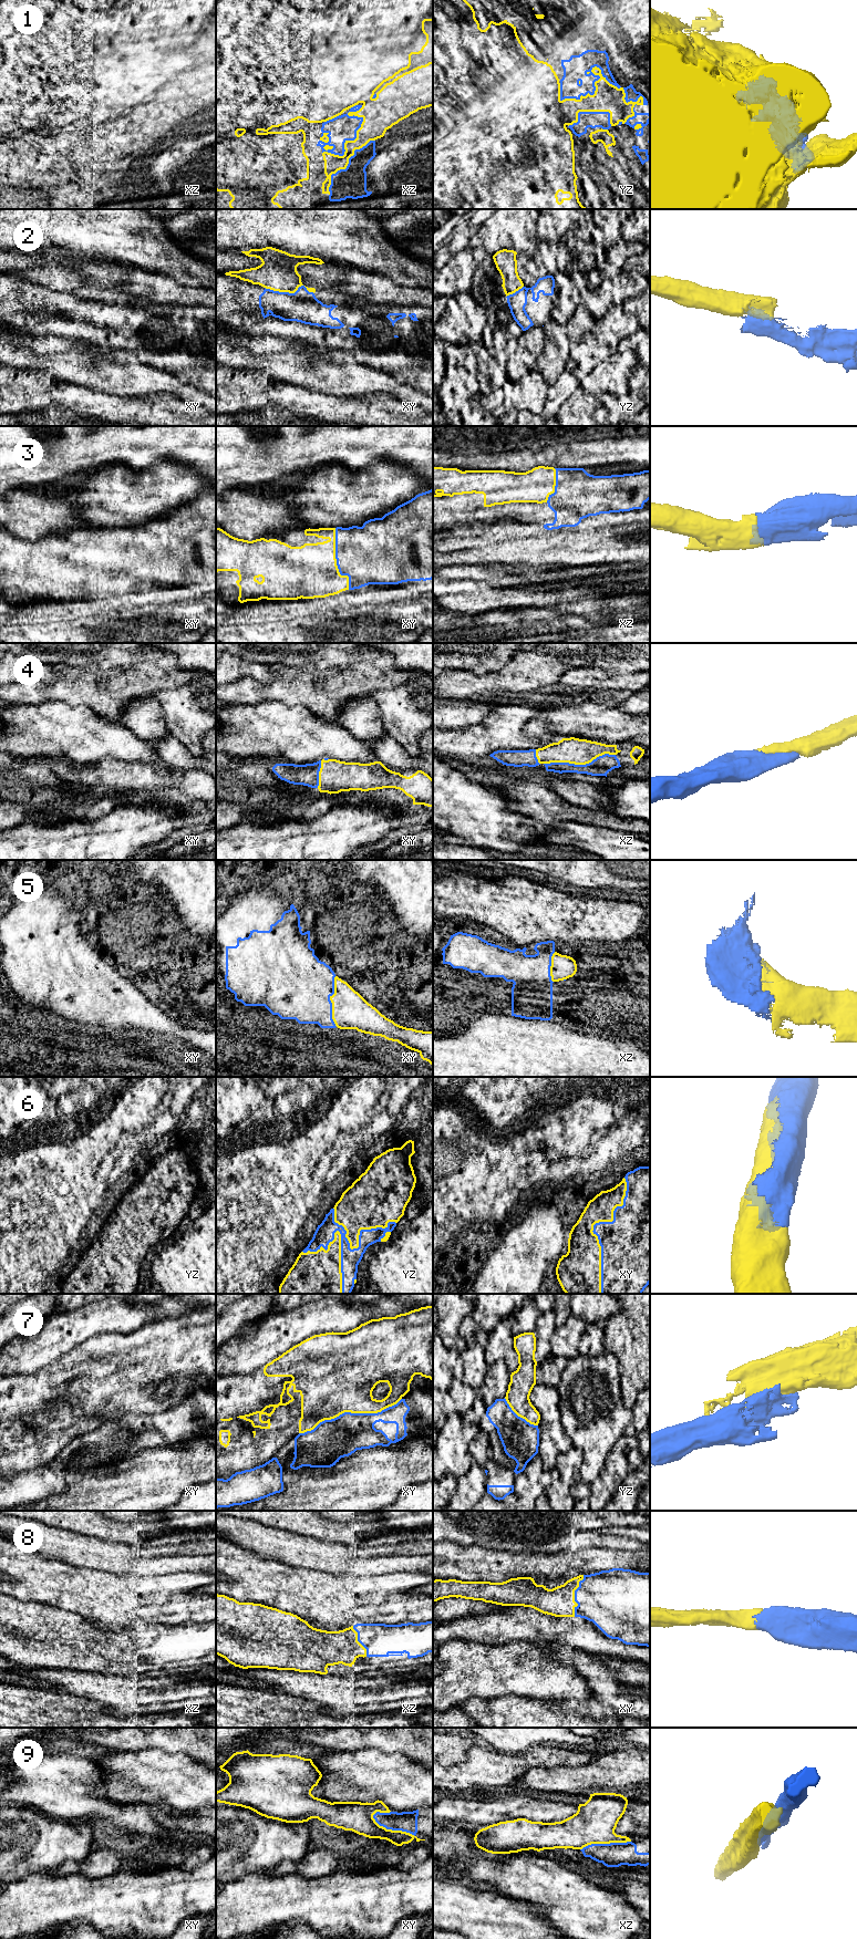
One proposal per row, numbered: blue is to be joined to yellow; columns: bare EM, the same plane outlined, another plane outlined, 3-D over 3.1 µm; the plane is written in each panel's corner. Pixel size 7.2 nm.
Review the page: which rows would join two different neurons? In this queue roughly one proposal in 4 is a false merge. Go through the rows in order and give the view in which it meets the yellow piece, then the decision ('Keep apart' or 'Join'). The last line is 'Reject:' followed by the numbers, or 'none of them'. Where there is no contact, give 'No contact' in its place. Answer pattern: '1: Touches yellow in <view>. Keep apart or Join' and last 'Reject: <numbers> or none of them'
1: Touches yellow in xz. Join
2: Touches yellow in xy. Keep apart
3: Touches yellow in xy. Join
4: Touches yellow in xz. Join
5: Touches yellow in xy. Join
6: Touches yellow in xy. Join
7: Touches yellow in xy. Keep apart
8: Touches yellow in xy. Join
9: Touches yellow in xy. Keep apart
Reject: 2, 7, 9

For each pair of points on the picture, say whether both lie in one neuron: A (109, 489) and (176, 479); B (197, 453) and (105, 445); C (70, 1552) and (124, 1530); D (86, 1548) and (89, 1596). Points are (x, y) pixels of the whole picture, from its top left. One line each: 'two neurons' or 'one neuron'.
A: one neuron
B: one neuron
C: two neurons
D: two neurons

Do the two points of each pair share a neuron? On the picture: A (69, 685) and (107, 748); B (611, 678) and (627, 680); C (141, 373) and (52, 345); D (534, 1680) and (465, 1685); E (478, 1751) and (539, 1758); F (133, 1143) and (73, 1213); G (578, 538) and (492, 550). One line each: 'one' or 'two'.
A: two
B: one
C: two
D: one
E: one
F: two
G: one

